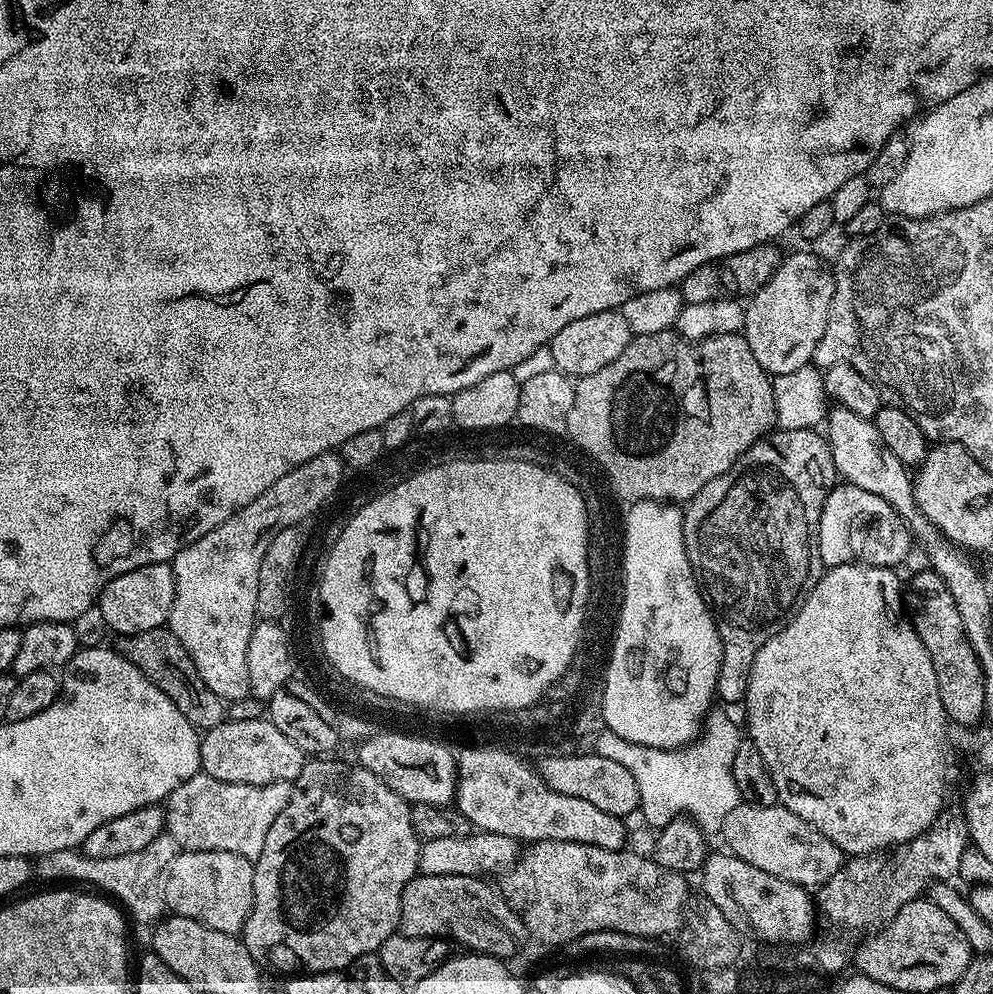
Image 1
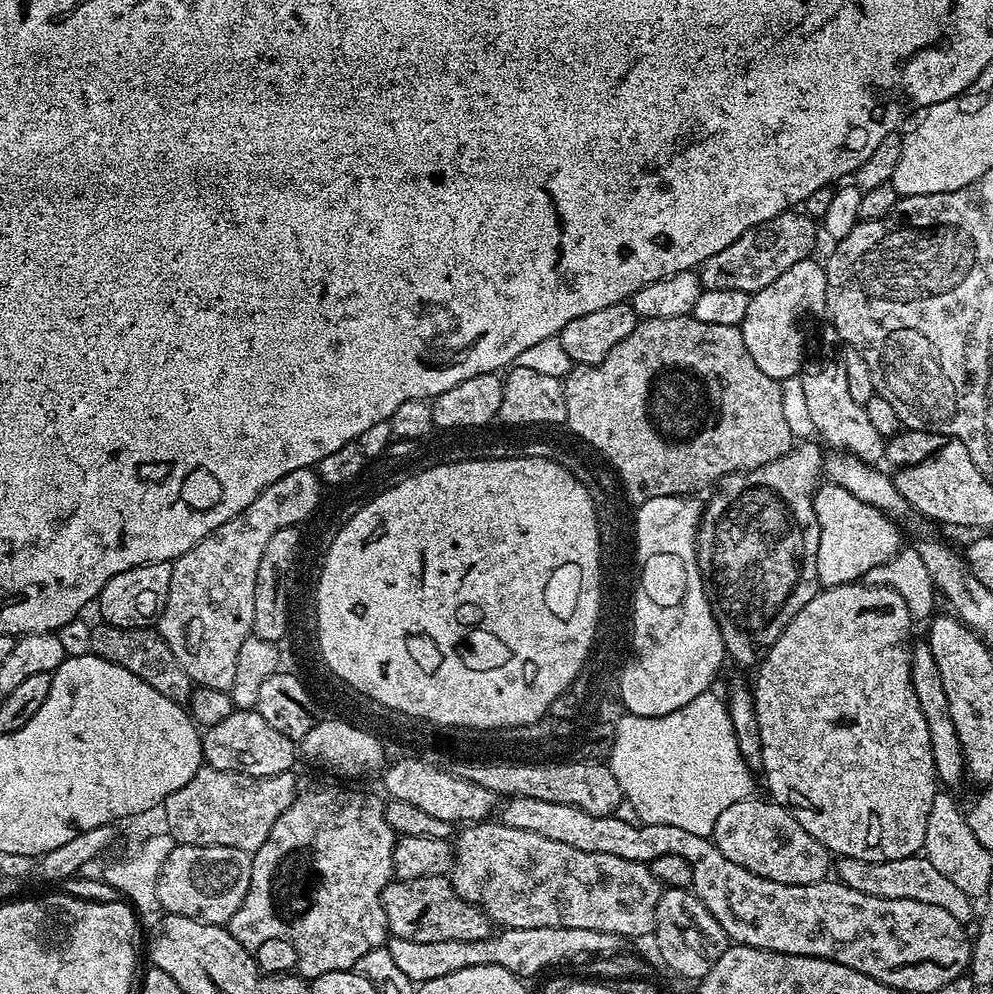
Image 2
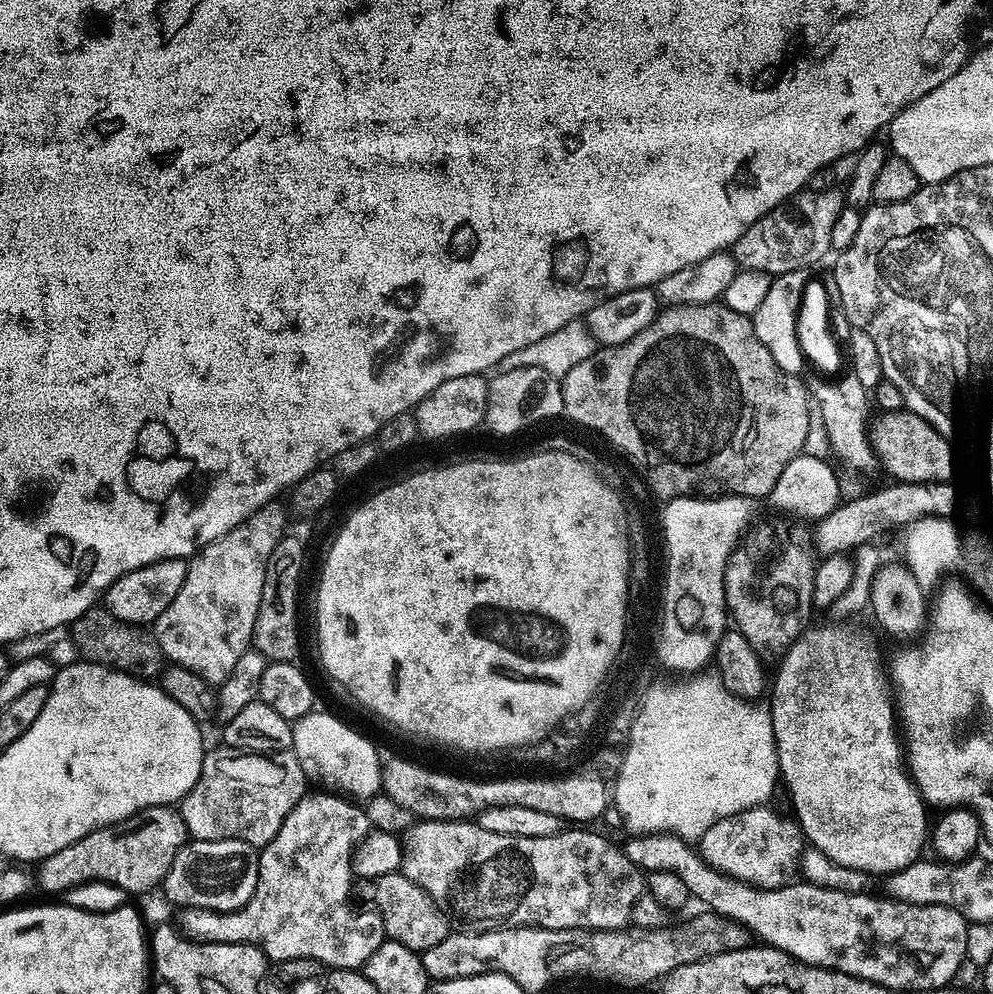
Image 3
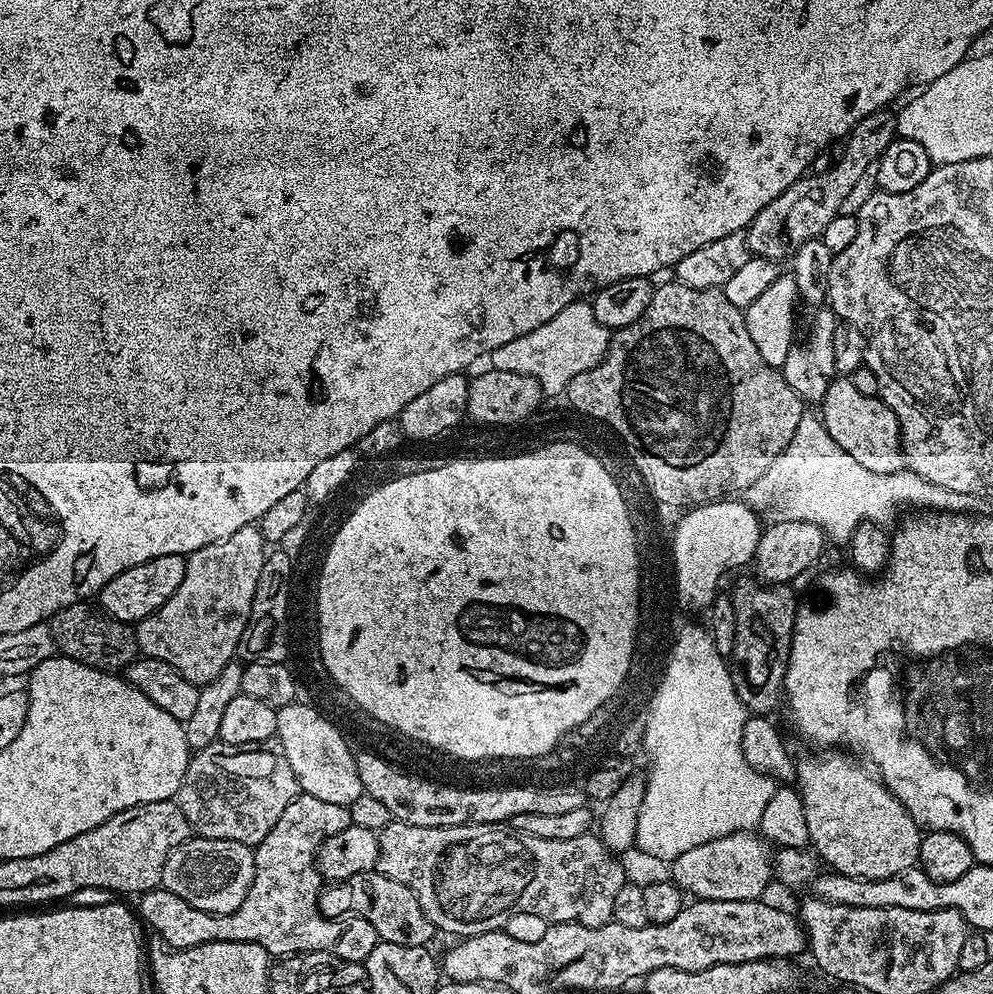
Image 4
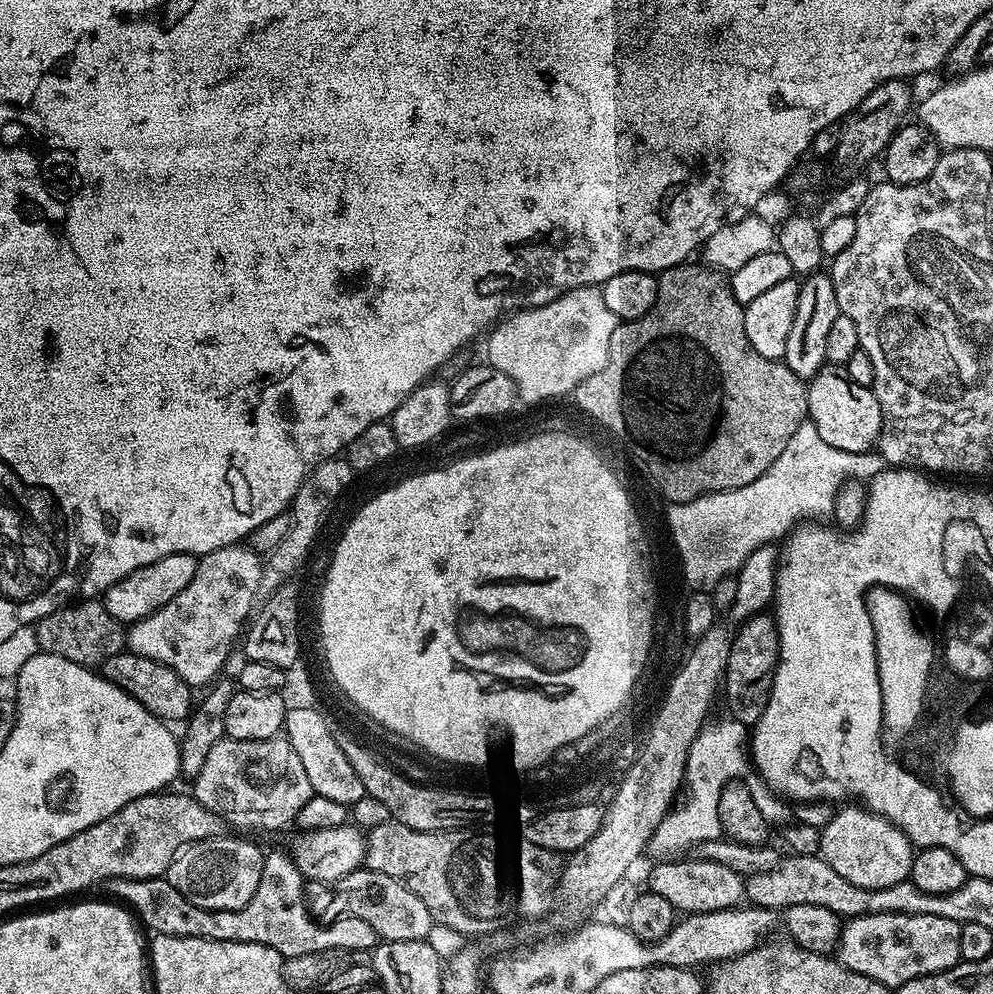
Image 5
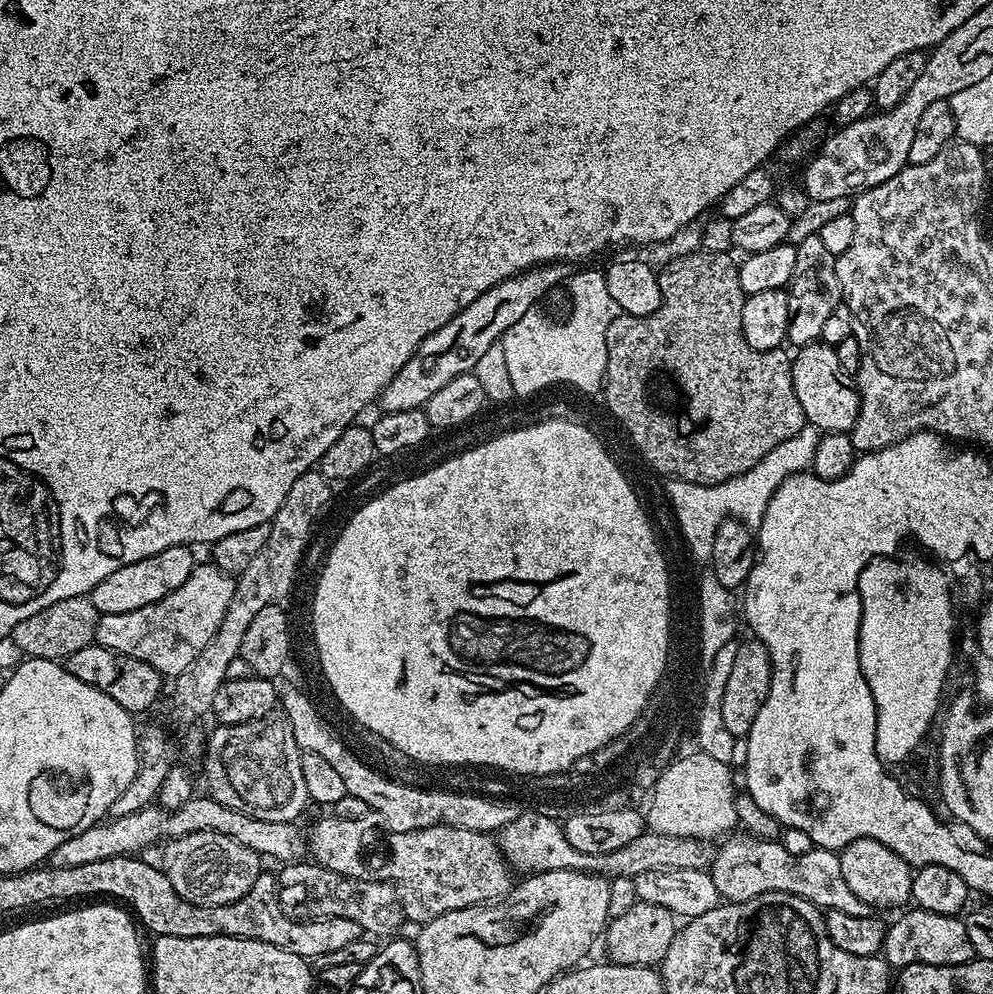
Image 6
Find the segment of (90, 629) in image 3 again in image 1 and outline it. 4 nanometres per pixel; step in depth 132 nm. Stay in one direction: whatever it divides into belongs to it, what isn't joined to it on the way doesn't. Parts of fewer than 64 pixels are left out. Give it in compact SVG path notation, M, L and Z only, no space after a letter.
M165 626L146 630L142 634L120 636L118 642L120 655L138 666L145 678L154 682L154 686L158 686L158 690L162 690L162 694L166 694L166 698L170 698L170 702L174 702L174 706L182 710L182 718L186 718L186 722L190 722L198 730L207 730L224 723L225 701L220 700L218 694L214 694L214 690L206 686L206 682L202 682L190 654L186 654L182 642L178 642L171 628Z

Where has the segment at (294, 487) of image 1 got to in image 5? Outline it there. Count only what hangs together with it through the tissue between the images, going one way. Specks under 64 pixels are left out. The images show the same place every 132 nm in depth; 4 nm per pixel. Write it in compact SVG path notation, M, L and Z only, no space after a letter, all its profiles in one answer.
M243 543L199 557L190 586L166 602L166 606L127 629L127 651L170 666L190 686L211 685L228 656L232 639L241 633L246 619L253 613L260 562L260 557Z

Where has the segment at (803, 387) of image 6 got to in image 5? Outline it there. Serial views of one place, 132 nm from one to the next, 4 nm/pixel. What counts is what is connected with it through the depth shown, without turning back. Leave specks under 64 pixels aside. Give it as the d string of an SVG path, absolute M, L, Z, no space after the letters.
M825 363L823 367L817 369L815 376L807 381L806 387L808 390L808 420L817 427L823 441L846 452L871 452L875 449L882 426L882 410L871 388L858 386L858 382L850 378L847 367L830 363Z

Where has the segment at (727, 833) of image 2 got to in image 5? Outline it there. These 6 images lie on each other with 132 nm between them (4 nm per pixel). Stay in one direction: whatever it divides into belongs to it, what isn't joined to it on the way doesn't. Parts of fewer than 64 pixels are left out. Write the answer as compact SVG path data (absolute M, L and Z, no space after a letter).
M668 858L656 862L648 872L647 891L662 894L666 902L680 914L695 914L698 912L717 912L727 908L737 907L745 899L744 885L739 872L730 870L730 866L718 866L718 862L691 858Z

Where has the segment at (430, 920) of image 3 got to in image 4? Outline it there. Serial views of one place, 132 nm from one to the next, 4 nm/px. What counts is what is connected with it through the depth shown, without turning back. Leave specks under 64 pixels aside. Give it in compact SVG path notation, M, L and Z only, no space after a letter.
M378 871L354 874L354 878L332 882L320 893L320 912L329 918L348 918L360 916L370 926L374 926L377 937L386 942L394 942L398 946L431 945L434 929L426 918L422 906L418 906L418 898L402 882L394 882L394 878L386 878Z

